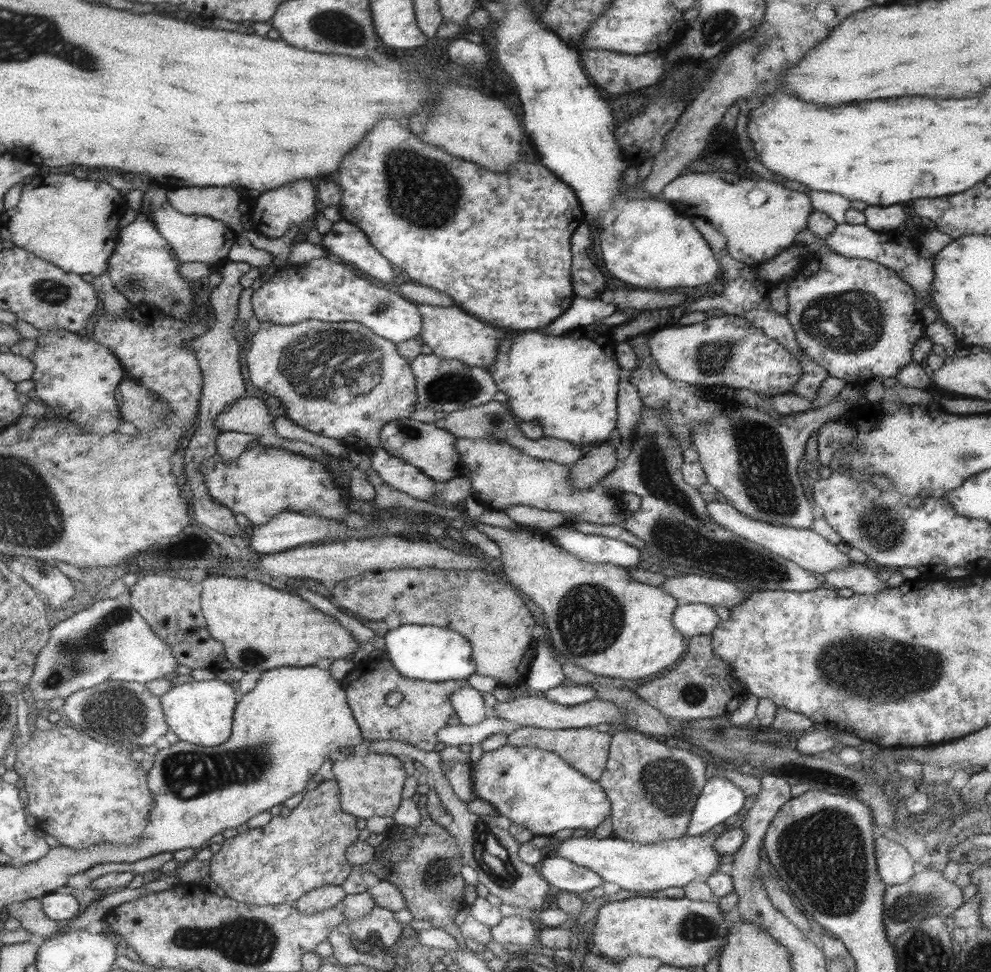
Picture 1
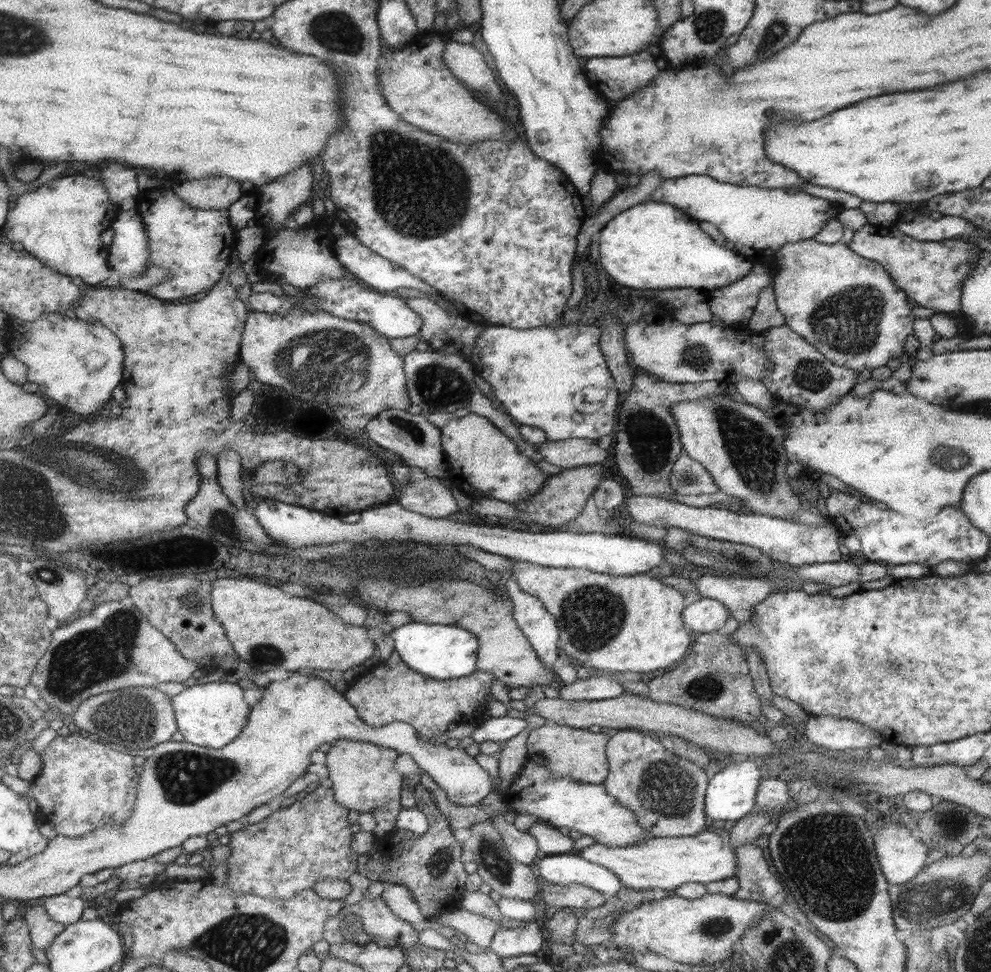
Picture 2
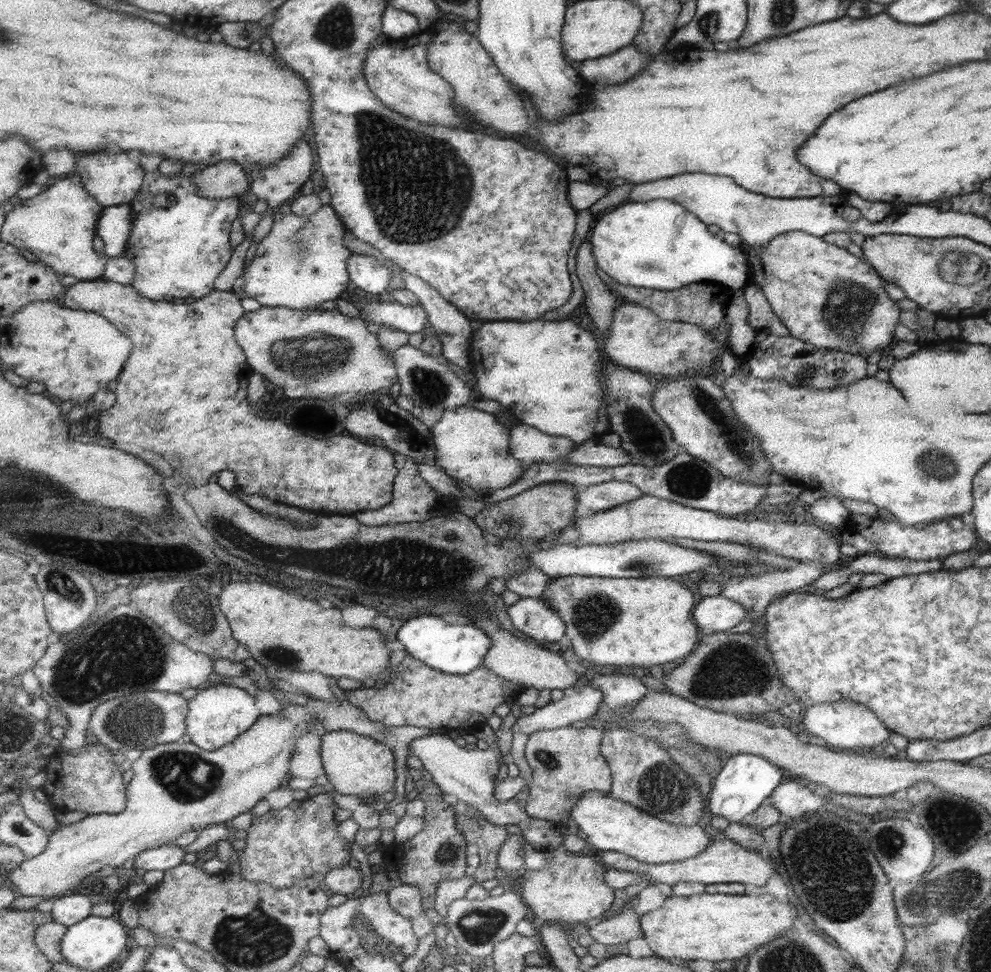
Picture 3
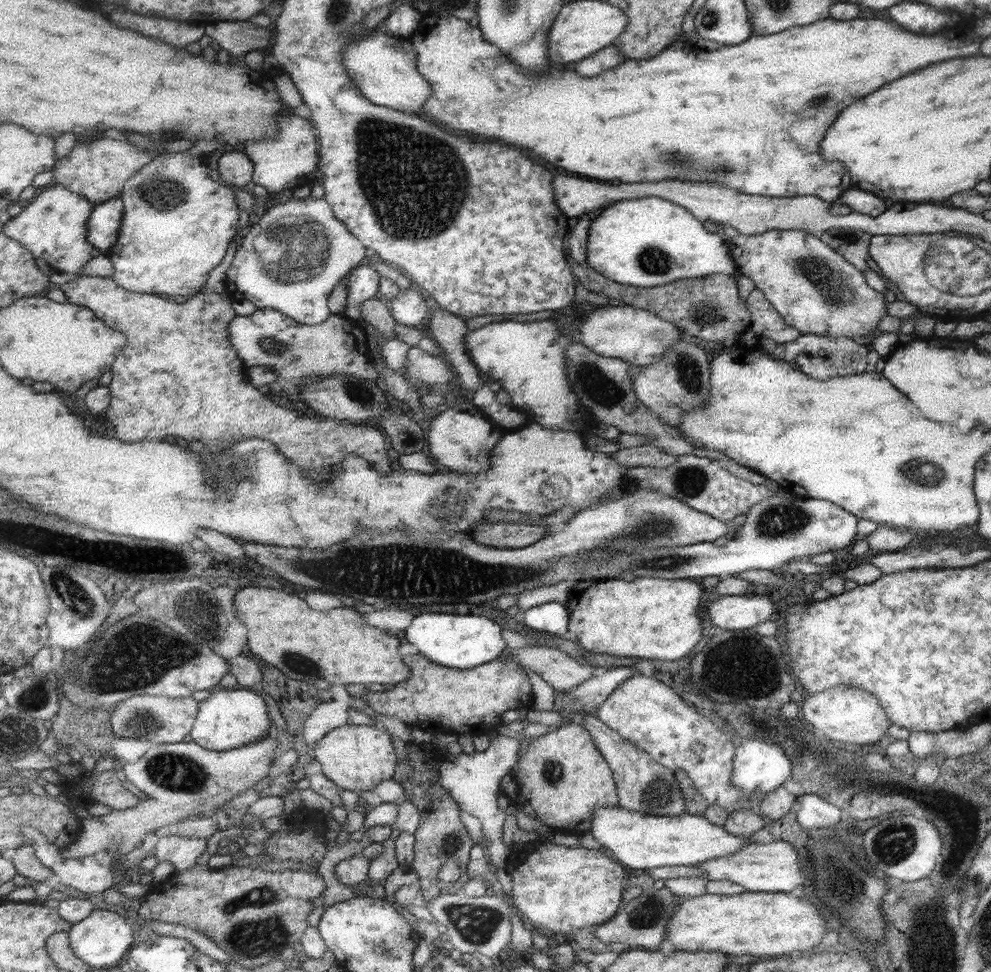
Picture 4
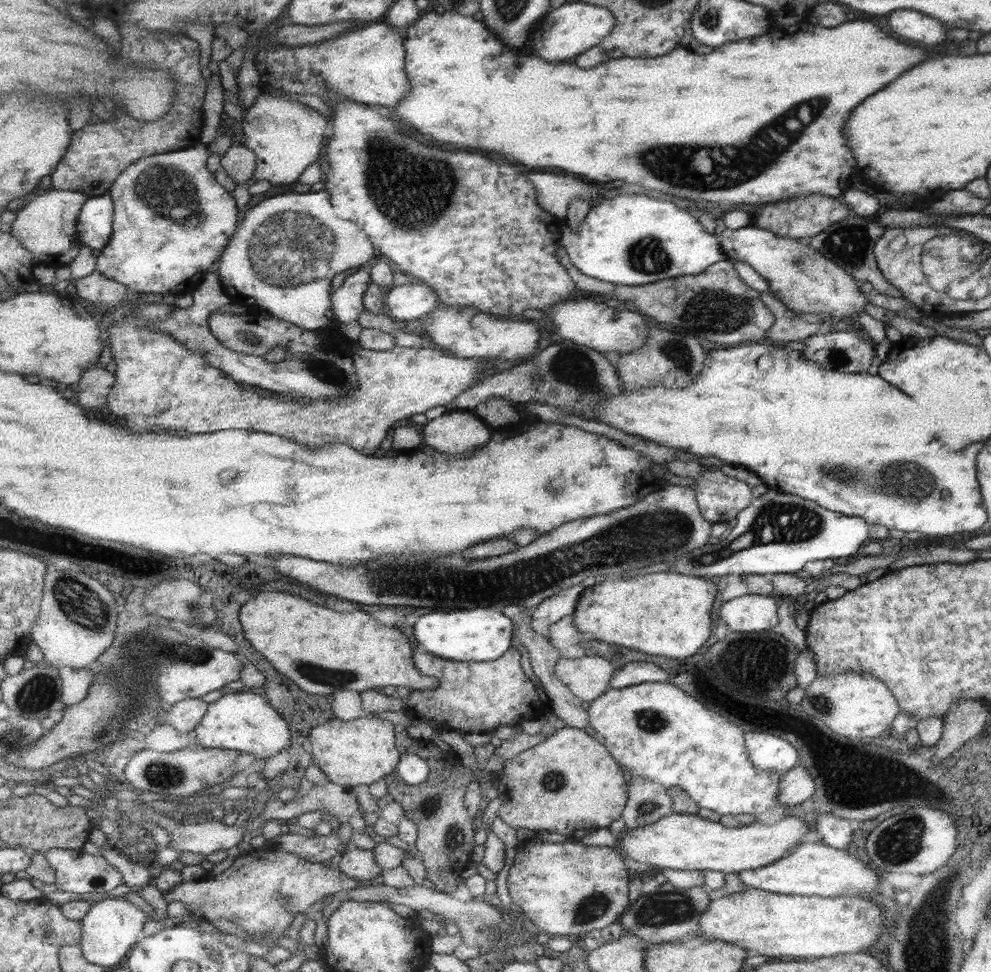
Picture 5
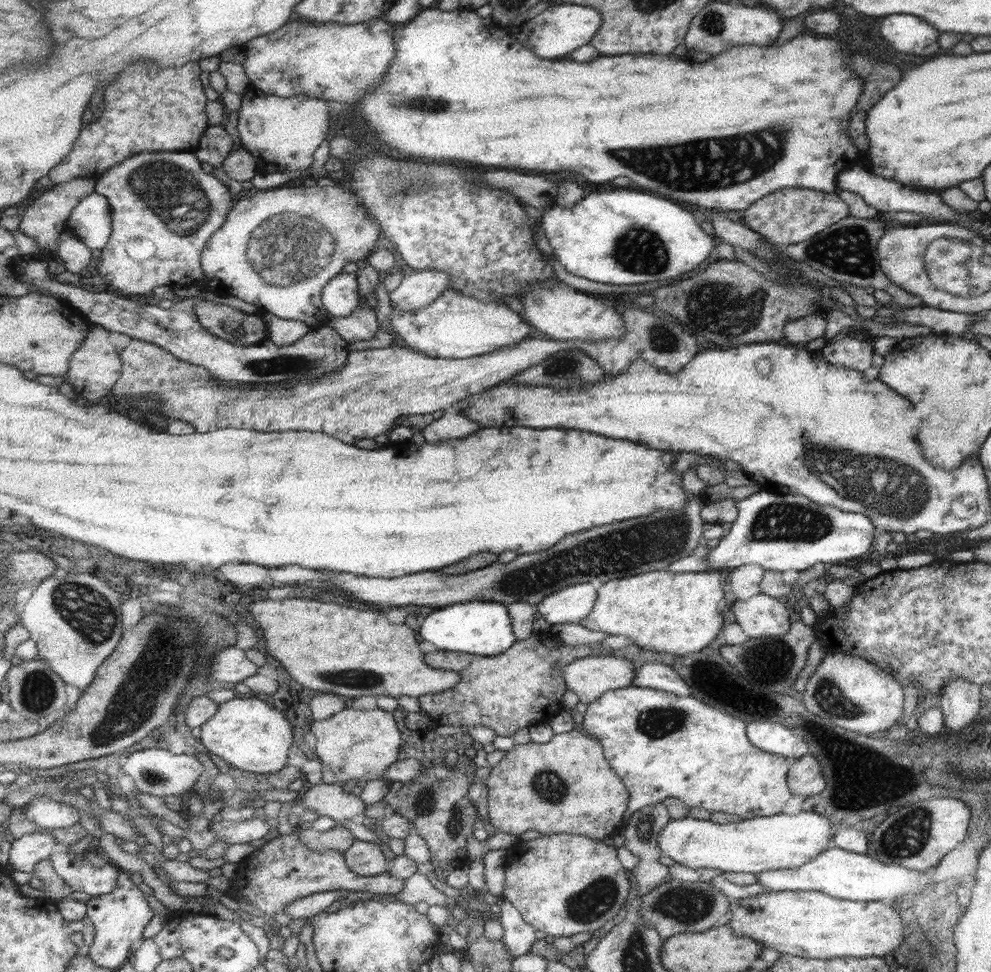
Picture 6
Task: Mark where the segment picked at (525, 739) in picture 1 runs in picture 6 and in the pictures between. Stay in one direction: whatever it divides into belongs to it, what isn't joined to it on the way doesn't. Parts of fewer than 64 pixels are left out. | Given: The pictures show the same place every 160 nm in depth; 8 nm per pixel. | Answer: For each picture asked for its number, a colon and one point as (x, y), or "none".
2: (566, 752)
3: (565, 762)
4: (563, 777)
5: (568, 783)
6: (566, 785)

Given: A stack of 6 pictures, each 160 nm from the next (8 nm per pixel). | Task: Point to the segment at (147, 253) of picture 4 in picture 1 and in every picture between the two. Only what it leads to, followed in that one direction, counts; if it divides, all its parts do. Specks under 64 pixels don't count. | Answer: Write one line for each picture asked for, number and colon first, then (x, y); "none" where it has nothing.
1: (203, 239)
2: (195, 245)
3: (180, 243)

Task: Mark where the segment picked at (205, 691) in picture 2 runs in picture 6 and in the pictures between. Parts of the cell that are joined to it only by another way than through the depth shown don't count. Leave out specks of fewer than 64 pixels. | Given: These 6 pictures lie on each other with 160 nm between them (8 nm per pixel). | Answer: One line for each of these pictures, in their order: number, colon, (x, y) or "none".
3: (217, 715)
4: (227, 719)
5: (245, 722)
6: (247, 733)

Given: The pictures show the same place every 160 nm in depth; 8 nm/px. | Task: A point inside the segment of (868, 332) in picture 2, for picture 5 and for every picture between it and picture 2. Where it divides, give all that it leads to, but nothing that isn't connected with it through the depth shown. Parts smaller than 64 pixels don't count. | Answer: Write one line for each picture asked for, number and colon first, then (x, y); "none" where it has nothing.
3: (823, 295)
4: (812, 287)
5: (805, 281)

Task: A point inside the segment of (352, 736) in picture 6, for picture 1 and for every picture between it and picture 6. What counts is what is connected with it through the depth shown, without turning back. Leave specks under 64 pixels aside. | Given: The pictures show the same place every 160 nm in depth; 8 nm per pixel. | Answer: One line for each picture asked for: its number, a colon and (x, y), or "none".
1: (372, 784)
2: (365, 777)
3: (359, 765)
4: (356, 757)
5: (363, 751)

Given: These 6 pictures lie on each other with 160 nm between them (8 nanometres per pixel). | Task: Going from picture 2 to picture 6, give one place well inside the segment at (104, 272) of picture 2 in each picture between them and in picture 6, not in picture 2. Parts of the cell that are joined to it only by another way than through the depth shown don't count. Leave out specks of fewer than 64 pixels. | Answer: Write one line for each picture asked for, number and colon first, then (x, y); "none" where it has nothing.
3: (58, 225)
4: (54, 226)
5: (47, 226)
6: (45, 221)

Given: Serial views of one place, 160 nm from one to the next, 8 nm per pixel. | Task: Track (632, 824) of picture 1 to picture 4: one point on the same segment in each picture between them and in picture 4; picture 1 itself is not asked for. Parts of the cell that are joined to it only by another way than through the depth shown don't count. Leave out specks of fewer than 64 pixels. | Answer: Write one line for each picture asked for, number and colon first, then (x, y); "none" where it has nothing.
2: (665, 794)
3: (643, 775)
4: (642, 784)

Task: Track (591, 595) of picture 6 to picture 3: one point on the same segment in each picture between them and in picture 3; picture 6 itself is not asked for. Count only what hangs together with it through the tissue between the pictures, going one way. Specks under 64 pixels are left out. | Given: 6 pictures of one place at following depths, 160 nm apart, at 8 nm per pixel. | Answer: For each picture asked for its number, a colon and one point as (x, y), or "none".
3: (532, 616)
4: (551, 617)
5: (552, 609)

